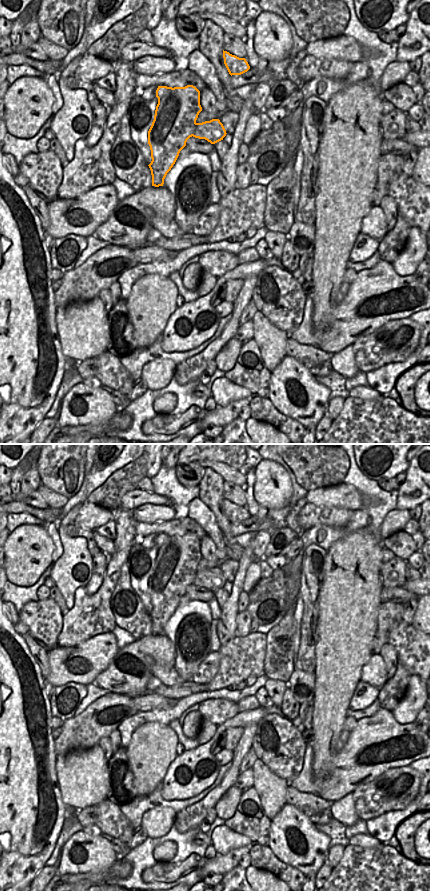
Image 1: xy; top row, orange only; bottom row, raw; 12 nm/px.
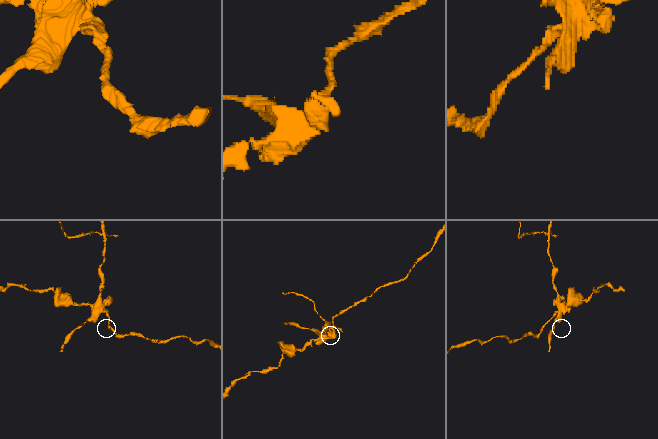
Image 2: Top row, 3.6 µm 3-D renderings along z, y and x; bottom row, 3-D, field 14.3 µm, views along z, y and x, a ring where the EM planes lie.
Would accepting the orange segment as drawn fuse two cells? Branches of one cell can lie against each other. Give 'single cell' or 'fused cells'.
fused cells

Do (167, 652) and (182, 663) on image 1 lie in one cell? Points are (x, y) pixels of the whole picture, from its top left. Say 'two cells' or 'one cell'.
two cells

